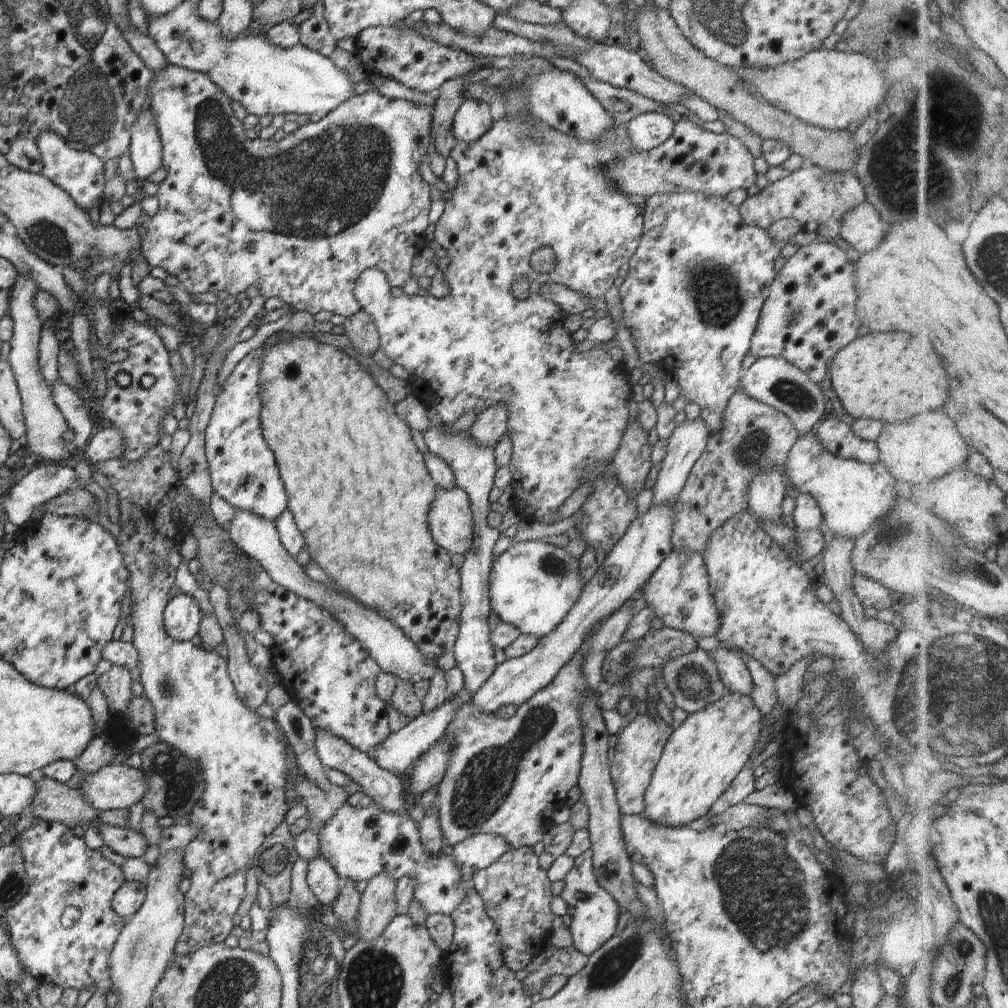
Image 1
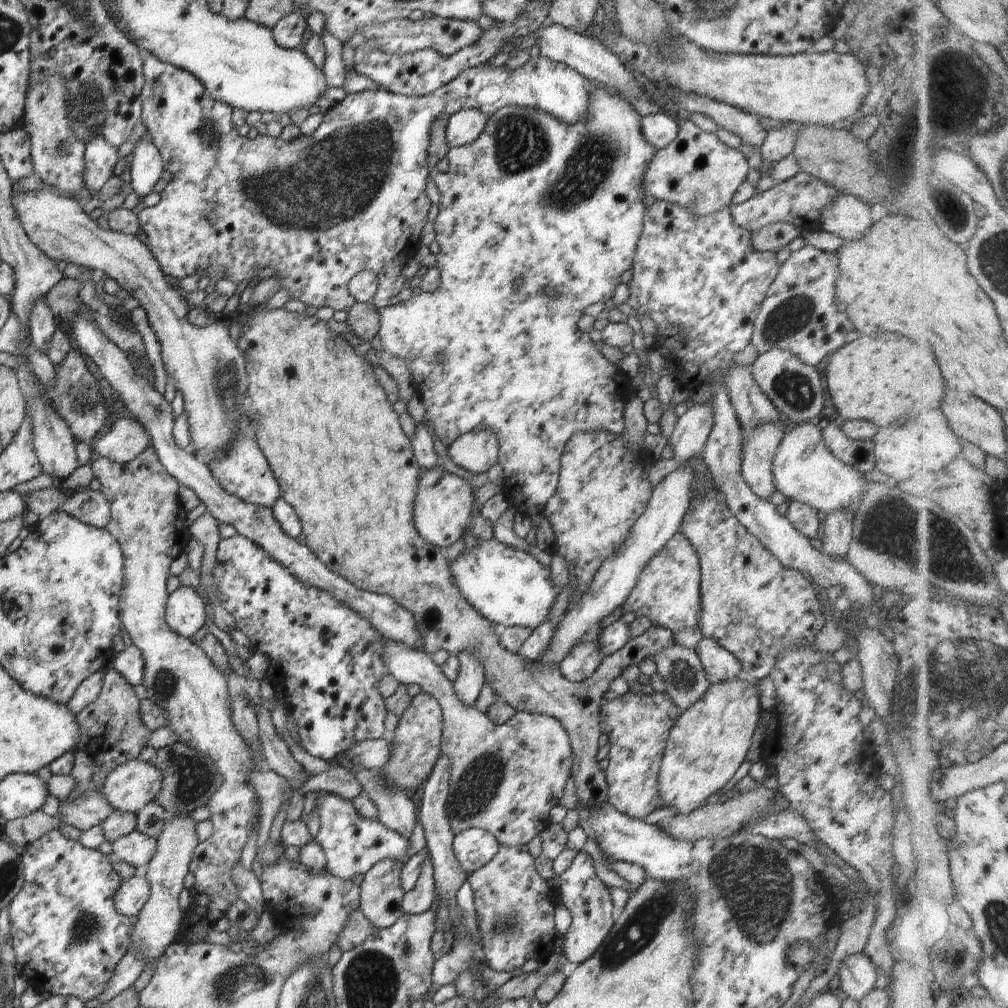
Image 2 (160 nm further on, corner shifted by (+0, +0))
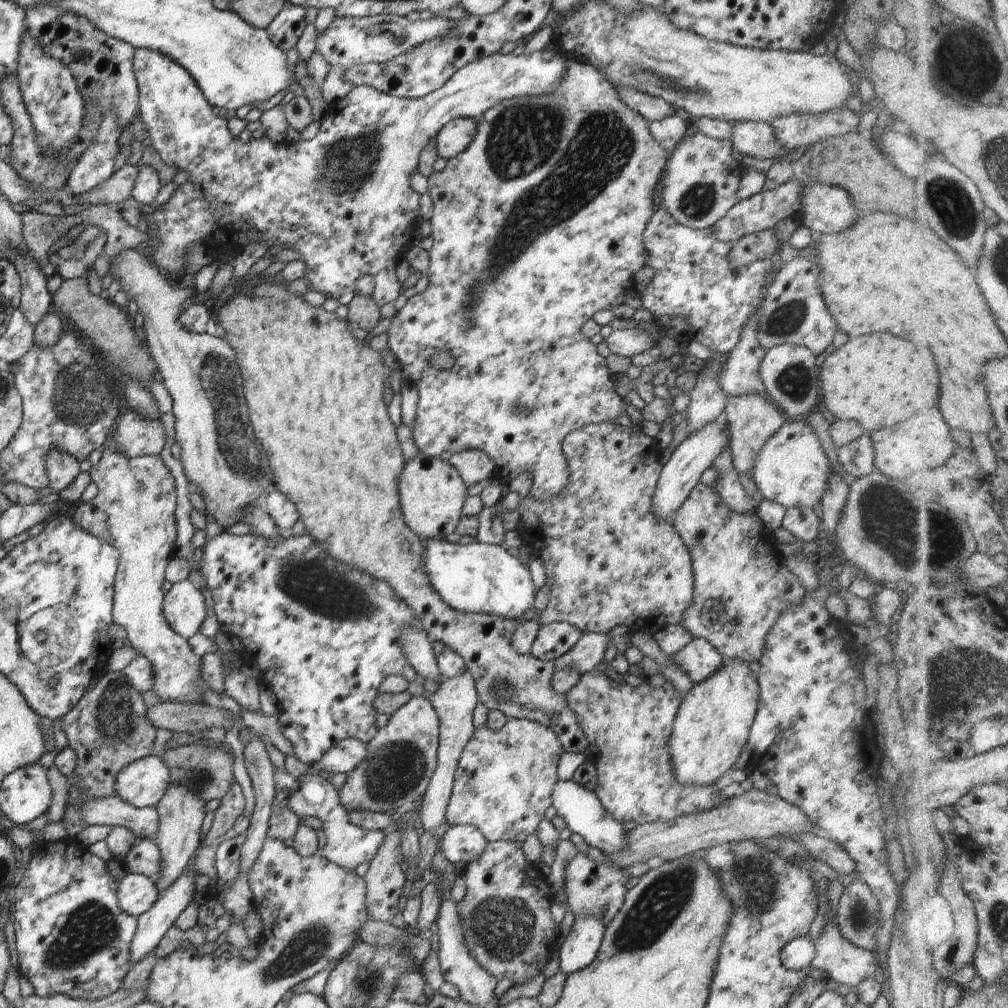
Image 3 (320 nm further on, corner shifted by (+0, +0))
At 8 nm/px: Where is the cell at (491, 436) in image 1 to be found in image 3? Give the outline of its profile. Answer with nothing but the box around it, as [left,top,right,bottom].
[449,449,497,488]

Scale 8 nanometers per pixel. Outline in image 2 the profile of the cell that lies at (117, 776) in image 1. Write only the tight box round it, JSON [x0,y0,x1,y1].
[100,759,162,814]

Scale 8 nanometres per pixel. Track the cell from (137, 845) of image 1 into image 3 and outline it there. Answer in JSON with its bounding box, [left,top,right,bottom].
[125,839,161,882]

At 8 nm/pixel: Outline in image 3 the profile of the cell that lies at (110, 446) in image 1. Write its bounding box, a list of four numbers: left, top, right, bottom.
[111,410,166,458]

